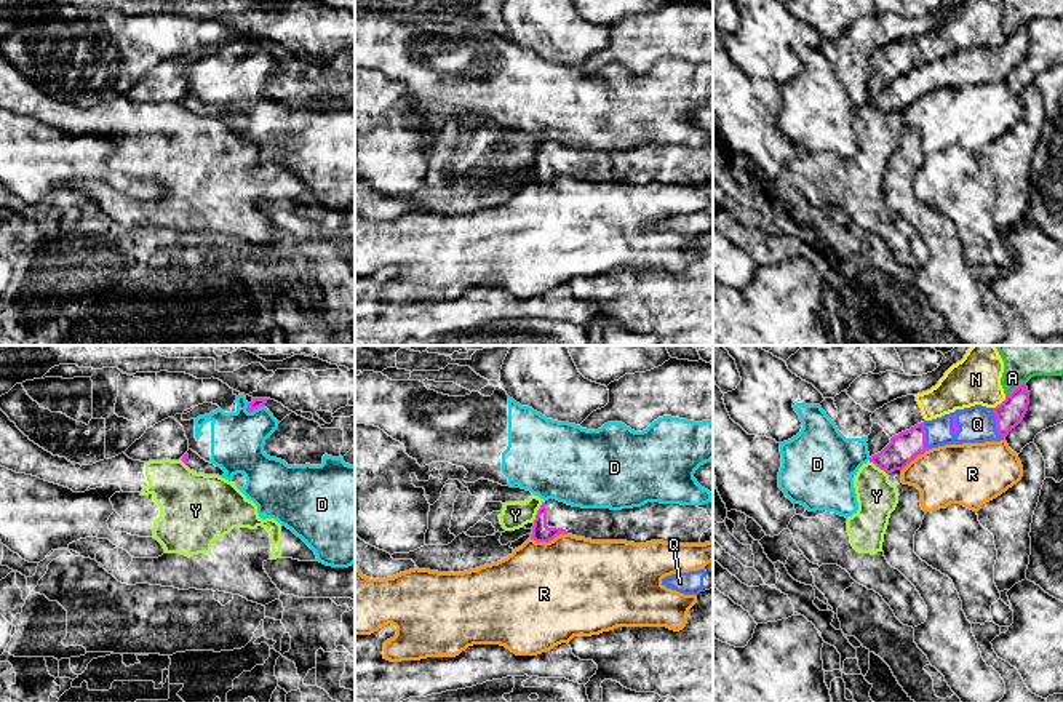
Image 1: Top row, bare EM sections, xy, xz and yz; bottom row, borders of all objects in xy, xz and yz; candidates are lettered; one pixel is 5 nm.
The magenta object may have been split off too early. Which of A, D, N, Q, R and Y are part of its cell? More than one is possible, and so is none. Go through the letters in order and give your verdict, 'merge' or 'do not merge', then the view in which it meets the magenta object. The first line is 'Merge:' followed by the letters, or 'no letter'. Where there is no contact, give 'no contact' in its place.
Merge: Q
A: do not merge; contact in yz
D: do not merge; contact in xy
N: do not merge; contact in yz
Q: merge; contact in yz
R: do not merge; contact in xz
Y: do not merge; contact in xz

